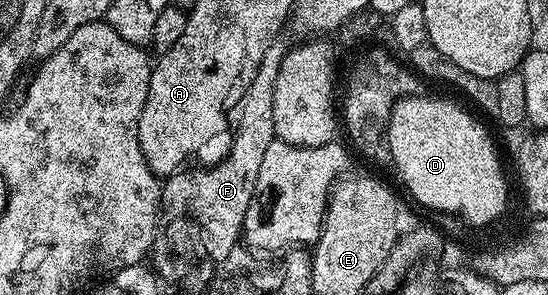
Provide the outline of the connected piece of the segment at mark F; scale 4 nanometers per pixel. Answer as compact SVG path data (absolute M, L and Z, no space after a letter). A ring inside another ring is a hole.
M278 39L266 47L262 63L246 91L240 109L240 122L236 125L236 138L232 141L232 150L213 169L204 169L201 173L177 171L167 178L162 185L162 205L176 219L189 216L191 209L200 205L200 213L208 217L206 241L210 253L216 257L228 257L232 248L242 241L244 223L248 220L248 208L256 197L258 170L262 168L262 158L266 156L266 147L277 140L274 131L274 83L278 79L280 64L288 54L289 42Z

